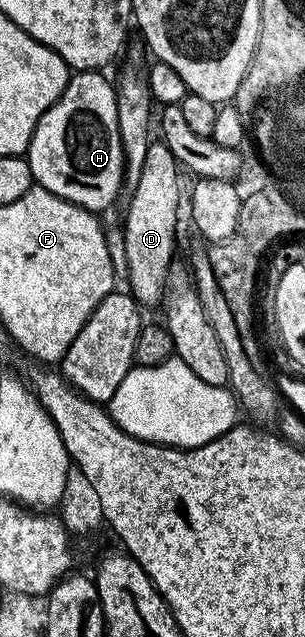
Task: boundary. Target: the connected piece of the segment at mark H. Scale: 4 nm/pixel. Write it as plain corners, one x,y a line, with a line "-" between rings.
76,71
62,95
38,119
26,154
37,186
83,209
101,211
120,196
124,155
119,137
116,90
100,71

